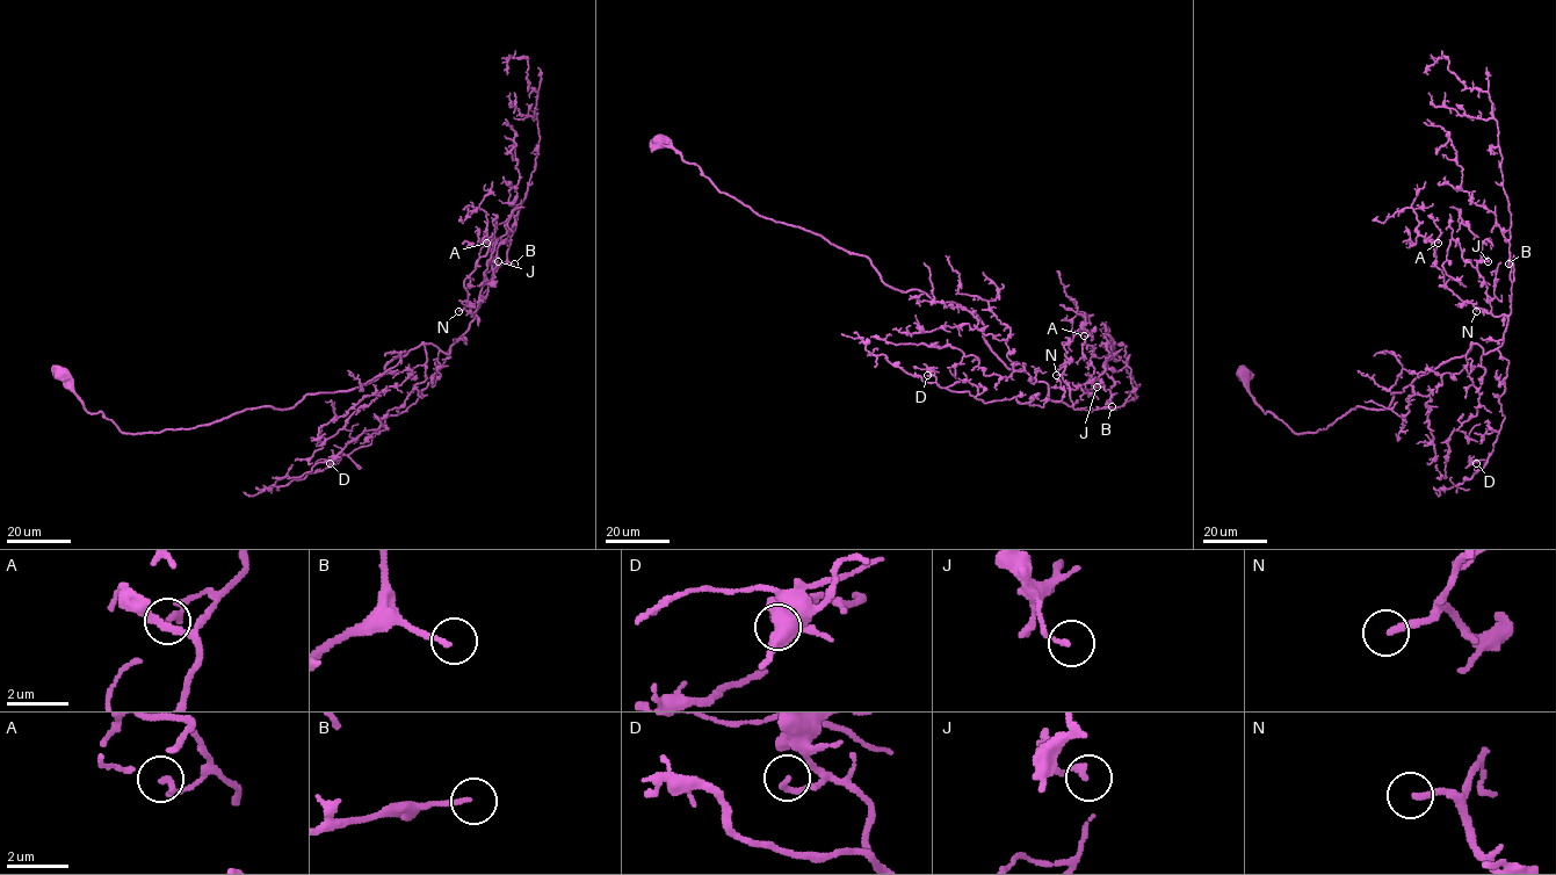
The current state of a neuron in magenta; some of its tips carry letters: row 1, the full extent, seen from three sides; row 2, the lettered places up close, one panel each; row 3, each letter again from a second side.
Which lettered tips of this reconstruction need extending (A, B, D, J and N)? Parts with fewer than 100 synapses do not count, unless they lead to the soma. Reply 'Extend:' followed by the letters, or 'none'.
Extend: N

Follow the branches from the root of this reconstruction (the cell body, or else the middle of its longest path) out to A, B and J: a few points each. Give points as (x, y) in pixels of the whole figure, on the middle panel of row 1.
A: (661, 140), (759, 215), (972, 312), (1054, 400), (1072, 404), (1062, 342), (1084, 335)
B: (661, 140), (759, 215), (865, 255), (896, 289), (972, 312), (990, 349), (1044, 382), (1050, 399), (1112, 406)
J: (661, 140), (759, 215), (972, 312), (1050, 399), (1097, 387)

